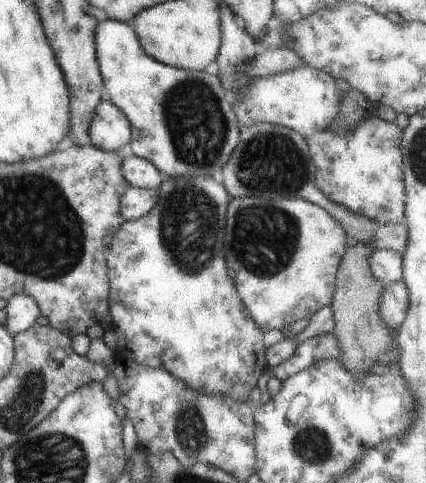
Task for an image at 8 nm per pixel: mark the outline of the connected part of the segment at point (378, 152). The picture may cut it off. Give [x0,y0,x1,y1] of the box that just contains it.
[306,115,405,223]

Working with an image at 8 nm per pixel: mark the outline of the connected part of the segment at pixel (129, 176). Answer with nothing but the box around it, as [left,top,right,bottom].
[121,153,162,189]

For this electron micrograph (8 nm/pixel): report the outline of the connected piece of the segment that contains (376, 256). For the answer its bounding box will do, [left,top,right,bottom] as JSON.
[369,249,403,286]

